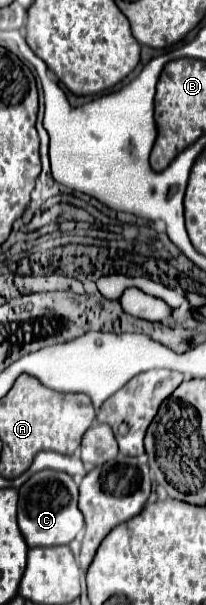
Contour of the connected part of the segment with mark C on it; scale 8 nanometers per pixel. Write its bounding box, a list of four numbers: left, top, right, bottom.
[17,470,85,548]

